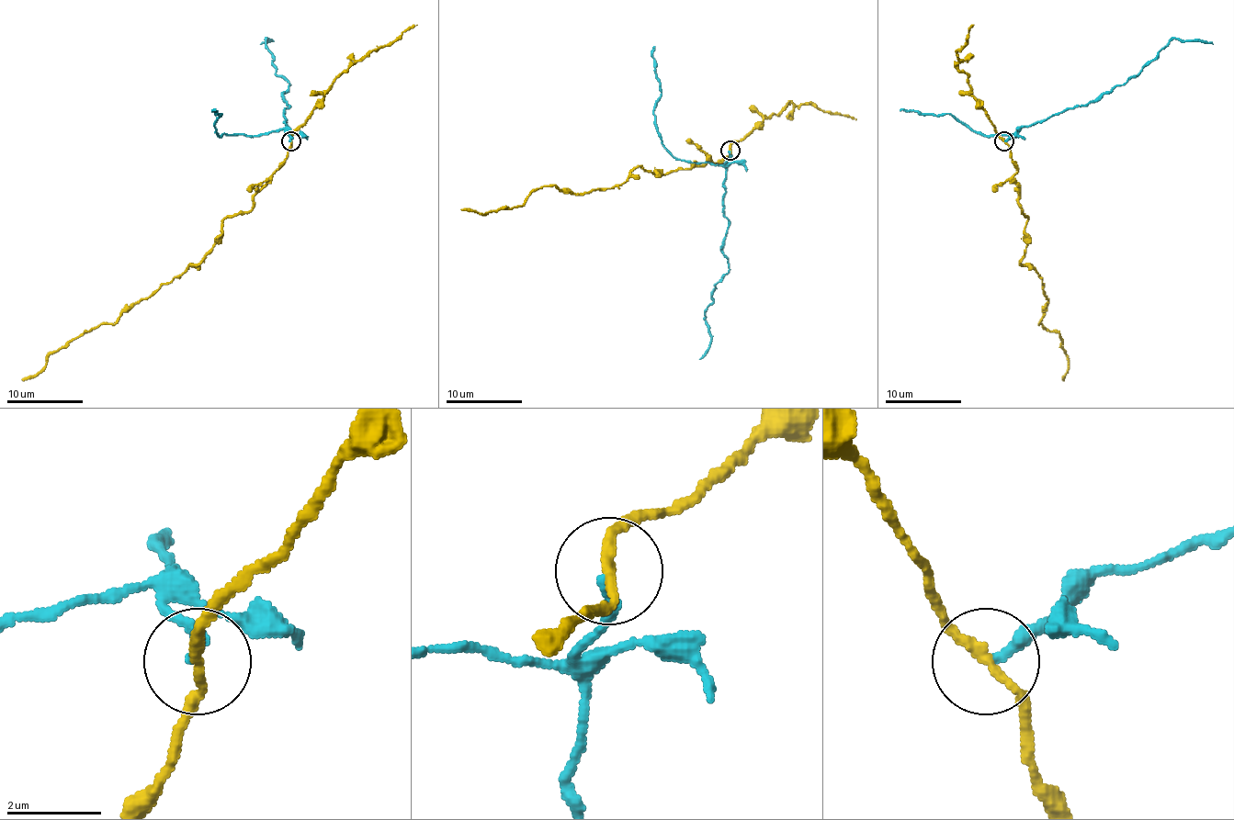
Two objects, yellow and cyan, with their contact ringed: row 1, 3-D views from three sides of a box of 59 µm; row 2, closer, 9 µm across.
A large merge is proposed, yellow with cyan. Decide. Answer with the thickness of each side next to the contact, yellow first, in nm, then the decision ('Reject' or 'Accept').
Thickness 200 nm (yellow) against 260 nm. Reject

